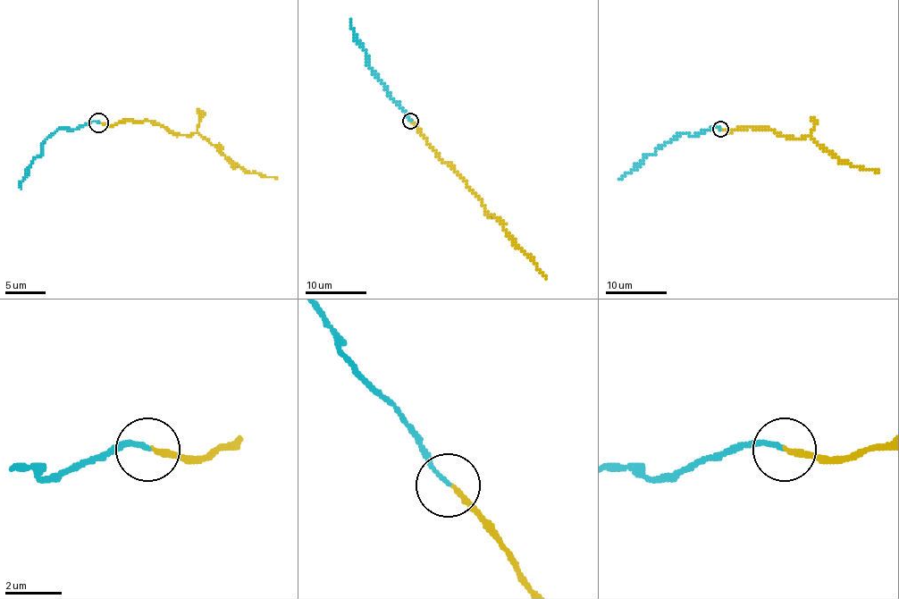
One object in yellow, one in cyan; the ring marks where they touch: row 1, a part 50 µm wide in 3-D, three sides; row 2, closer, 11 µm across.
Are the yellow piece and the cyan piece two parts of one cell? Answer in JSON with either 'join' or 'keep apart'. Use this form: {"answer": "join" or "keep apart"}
{"answer": "keep apart"}

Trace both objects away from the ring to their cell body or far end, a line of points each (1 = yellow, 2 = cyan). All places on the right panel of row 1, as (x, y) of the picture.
1: (720, 129), (764, 128), (793, 139), (810, 137), (822, 149), (852, 165), (877, 172)
2: (720, 129), (709, 128), (693, 135), (679, 133), (619, 178)

